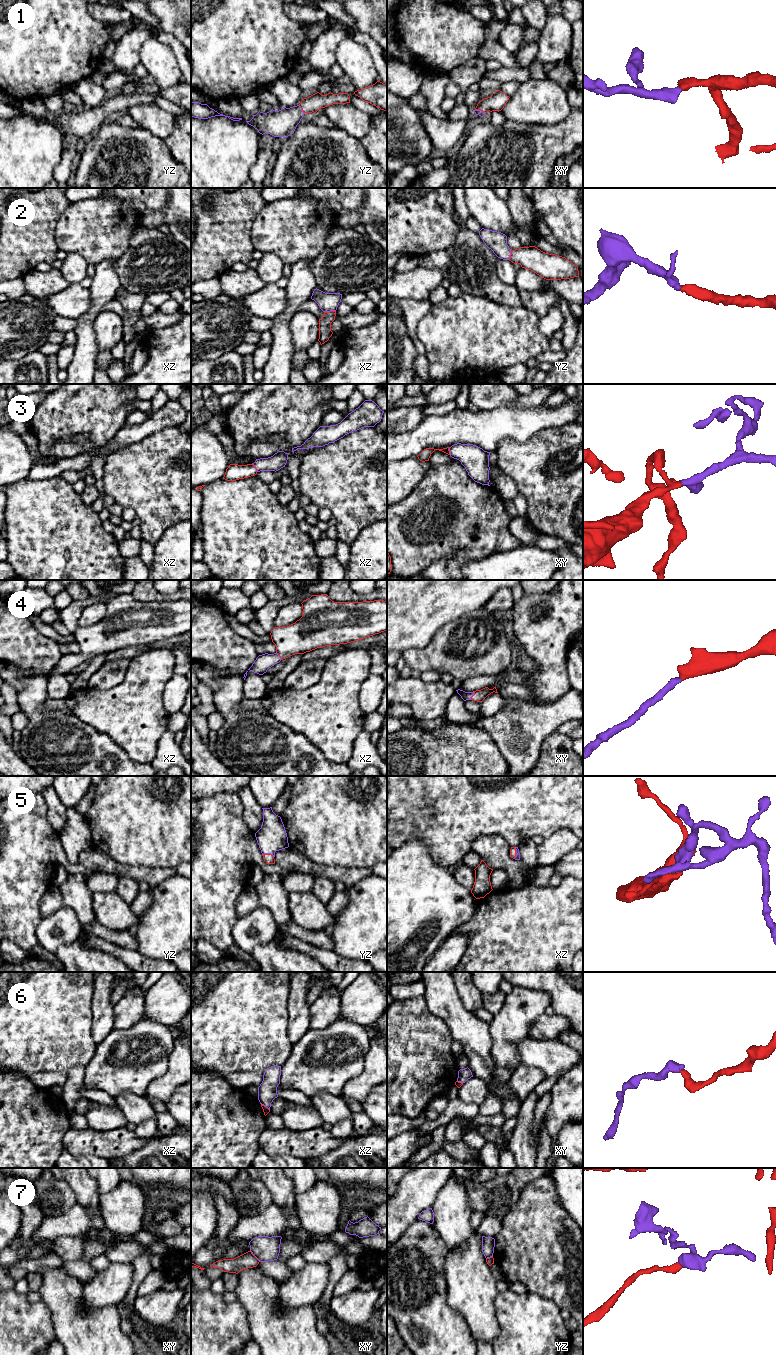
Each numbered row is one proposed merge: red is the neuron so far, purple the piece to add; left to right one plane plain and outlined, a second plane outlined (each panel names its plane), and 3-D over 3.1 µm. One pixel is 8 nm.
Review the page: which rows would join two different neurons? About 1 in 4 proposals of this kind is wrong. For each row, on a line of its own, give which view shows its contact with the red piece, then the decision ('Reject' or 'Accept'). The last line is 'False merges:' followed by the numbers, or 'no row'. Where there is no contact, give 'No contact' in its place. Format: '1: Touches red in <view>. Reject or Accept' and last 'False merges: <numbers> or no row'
1: Touches red in yz. Accept
2: Touches red in xz. Accept
3: Touches red in xz. Accept
4: Touches red in xy. Accept
5: Touches red in yz. Accept
6: Touches red in xz. Accept
7: Touches red in xy. Reject
False merges: 7

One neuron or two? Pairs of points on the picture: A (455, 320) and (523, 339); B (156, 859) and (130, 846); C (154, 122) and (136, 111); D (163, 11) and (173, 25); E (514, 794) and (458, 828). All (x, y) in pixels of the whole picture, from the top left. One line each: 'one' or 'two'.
A: one
B: one
C: one
D: one
E: one

